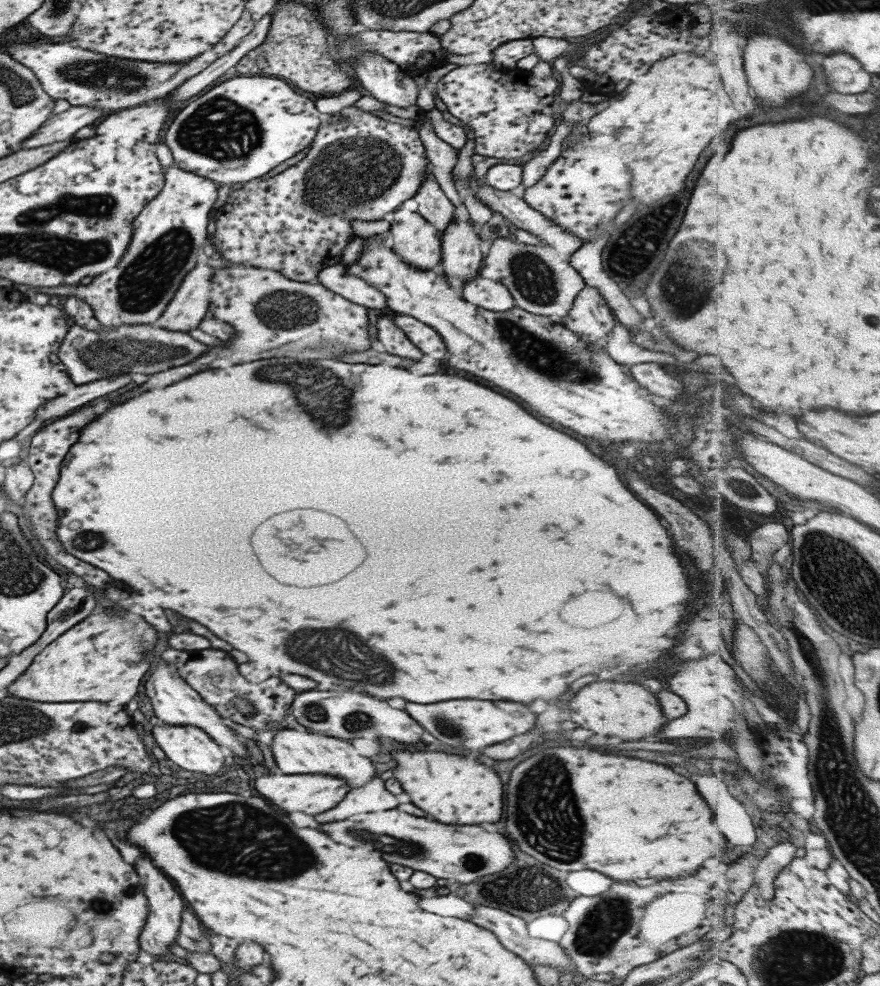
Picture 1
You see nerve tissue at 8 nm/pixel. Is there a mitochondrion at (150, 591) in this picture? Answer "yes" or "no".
no

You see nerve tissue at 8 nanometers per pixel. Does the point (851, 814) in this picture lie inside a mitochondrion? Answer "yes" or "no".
yes

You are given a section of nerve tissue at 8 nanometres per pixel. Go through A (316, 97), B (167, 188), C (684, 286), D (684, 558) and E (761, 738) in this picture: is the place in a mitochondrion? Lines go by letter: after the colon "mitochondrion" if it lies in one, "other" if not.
A: other
B: other
C: mitochondrion
D: other
E: other

